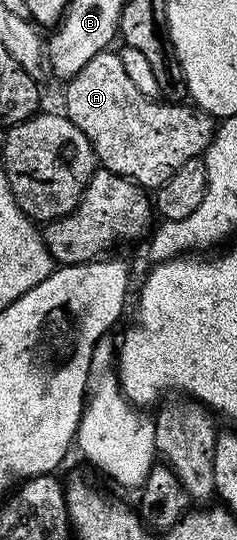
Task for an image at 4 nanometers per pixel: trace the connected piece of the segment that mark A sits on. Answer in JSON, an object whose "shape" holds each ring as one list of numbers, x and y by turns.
{"shape":[[105,50,65,85,64,114,92,142,97,163,126,176,147,190,157,190,184,162,199,159,214,141,215,117,197,107,185,108,182,102,166,102,140,94,124,71,118,52]]}

